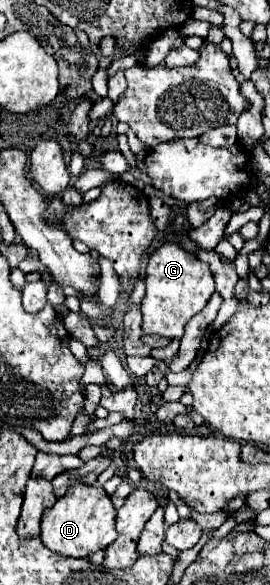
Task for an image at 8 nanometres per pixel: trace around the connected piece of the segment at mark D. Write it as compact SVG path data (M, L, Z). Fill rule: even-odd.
M71 485L63 497L51 509L45 509L41 517L41 541L49 551L65 557L89 557L91 553L105 549L117 539L115 531L115 507L103 487Z

